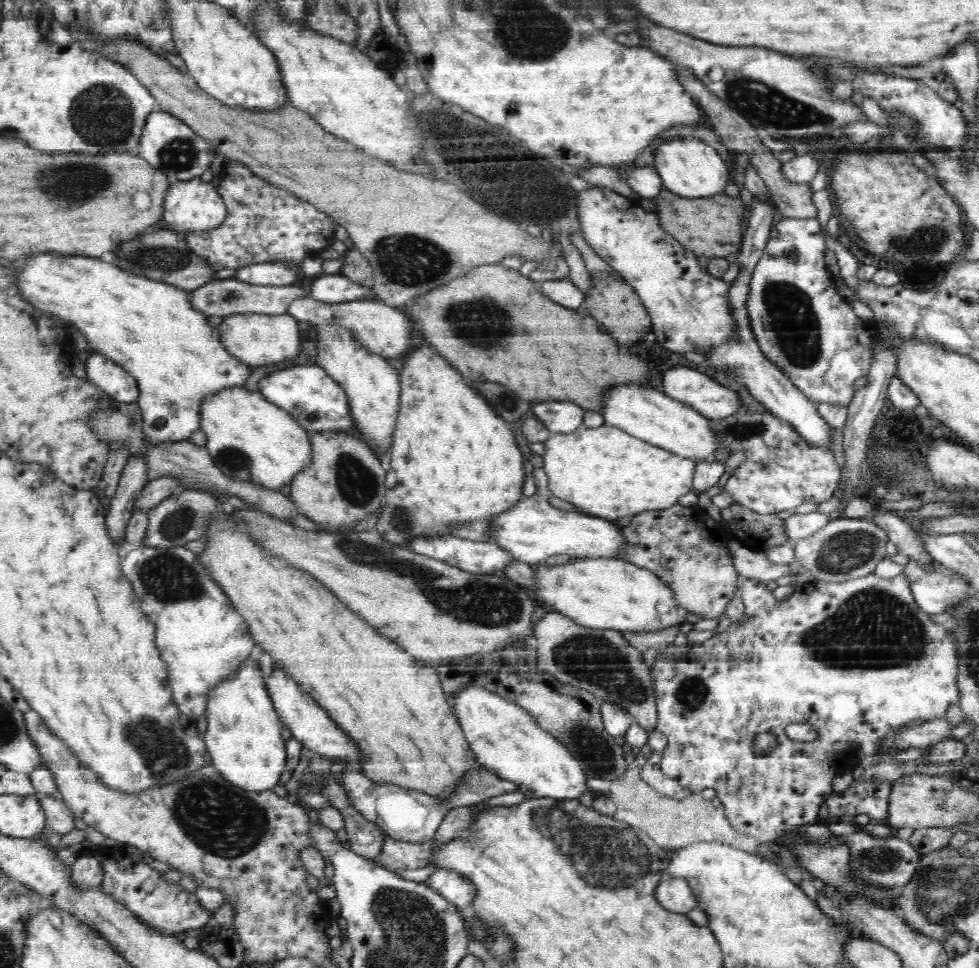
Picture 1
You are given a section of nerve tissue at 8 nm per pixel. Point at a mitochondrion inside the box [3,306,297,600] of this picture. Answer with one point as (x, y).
(173, 527)

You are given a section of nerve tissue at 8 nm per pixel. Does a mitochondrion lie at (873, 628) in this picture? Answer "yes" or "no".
yes

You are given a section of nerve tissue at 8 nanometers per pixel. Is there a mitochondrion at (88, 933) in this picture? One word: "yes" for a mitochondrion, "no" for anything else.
no

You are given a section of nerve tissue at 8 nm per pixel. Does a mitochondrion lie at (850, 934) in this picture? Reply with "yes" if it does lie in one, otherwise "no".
no

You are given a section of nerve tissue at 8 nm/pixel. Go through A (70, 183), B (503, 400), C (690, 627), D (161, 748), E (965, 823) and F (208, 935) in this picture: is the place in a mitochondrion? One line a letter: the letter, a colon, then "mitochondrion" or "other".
A: mitochondrion
B: mitochondrion
C: other
D: mitochondrion
E: other
F: other

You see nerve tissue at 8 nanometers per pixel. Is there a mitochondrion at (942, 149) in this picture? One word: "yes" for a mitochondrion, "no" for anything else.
no

